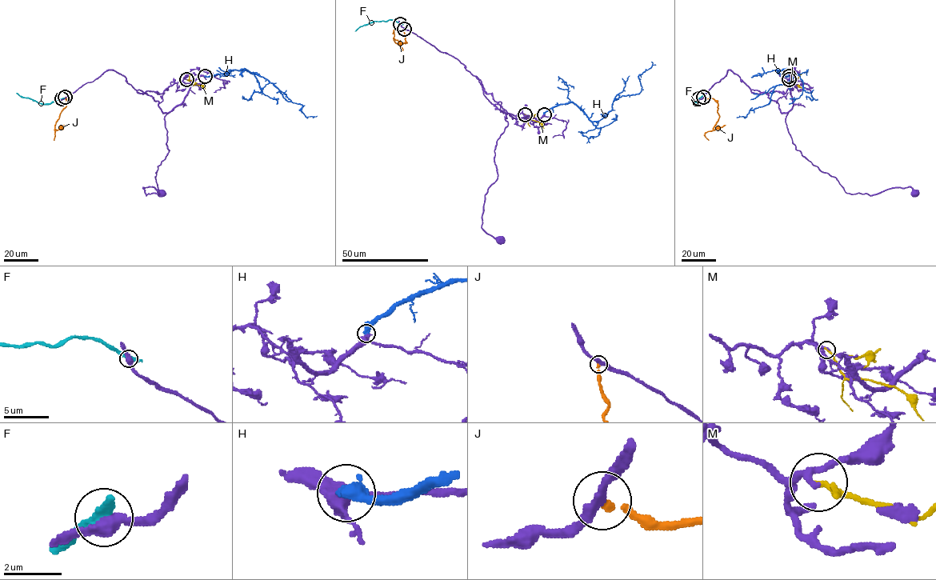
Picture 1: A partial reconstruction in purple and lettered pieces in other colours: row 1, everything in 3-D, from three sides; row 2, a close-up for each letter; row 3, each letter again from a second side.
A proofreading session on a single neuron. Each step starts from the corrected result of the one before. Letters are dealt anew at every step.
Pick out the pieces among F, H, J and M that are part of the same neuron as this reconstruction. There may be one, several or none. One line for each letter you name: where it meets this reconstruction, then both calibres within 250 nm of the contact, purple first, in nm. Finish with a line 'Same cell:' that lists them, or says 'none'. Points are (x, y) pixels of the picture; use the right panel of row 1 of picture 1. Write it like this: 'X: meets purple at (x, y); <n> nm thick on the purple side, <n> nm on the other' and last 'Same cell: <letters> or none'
H: meets purple at (789, 76); 300 nm thick on the purple side, 320 nm on the other
Same cell: H

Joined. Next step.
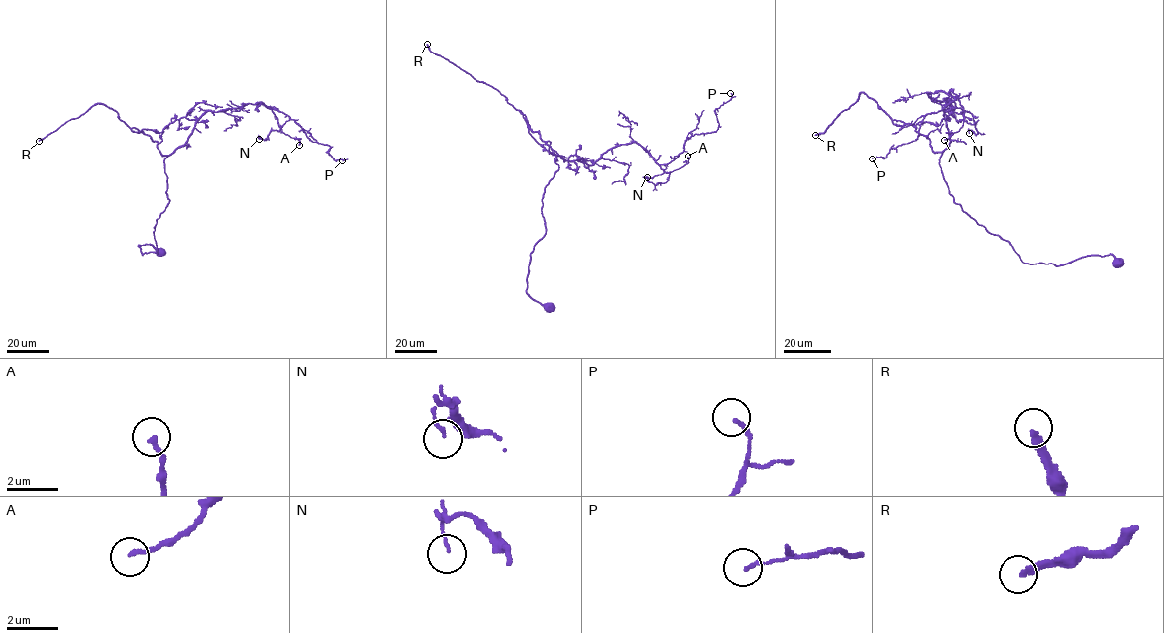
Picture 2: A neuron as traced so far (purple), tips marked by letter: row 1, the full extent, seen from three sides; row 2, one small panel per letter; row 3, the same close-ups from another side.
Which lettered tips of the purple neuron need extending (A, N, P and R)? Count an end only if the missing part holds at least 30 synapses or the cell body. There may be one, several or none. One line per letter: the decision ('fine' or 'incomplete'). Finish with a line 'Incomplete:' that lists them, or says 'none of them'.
A: fine
N: fine
P: fine
R: incomplete
Incomplete: R

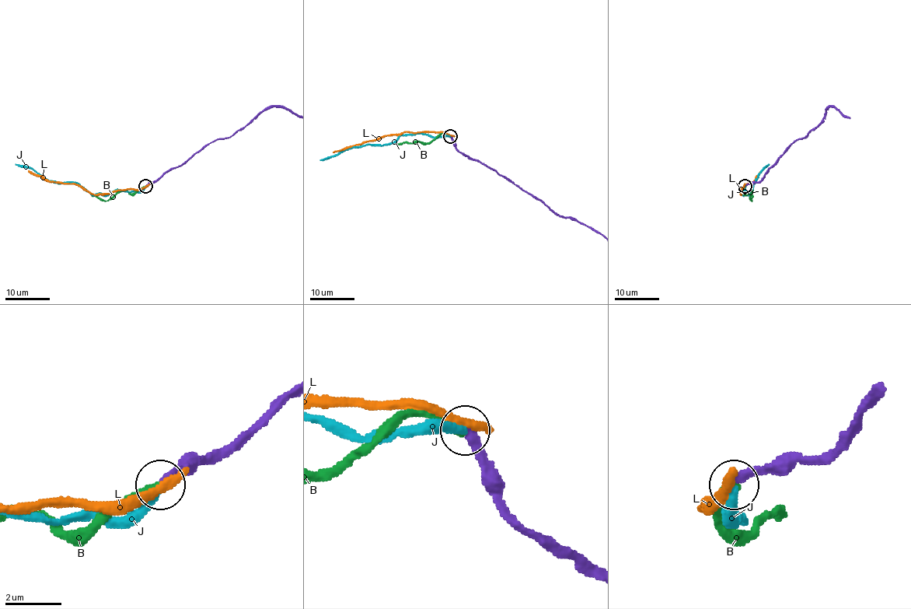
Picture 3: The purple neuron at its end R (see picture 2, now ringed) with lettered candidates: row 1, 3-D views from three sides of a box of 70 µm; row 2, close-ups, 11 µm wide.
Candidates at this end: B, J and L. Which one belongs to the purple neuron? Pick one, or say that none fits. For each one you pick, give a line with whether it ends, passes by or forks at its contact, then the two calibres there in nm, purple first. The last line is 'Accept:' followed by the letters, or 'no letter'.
B: it ends there; 260 nm thick on the purple side, 280 nm on the other
Accept: B

